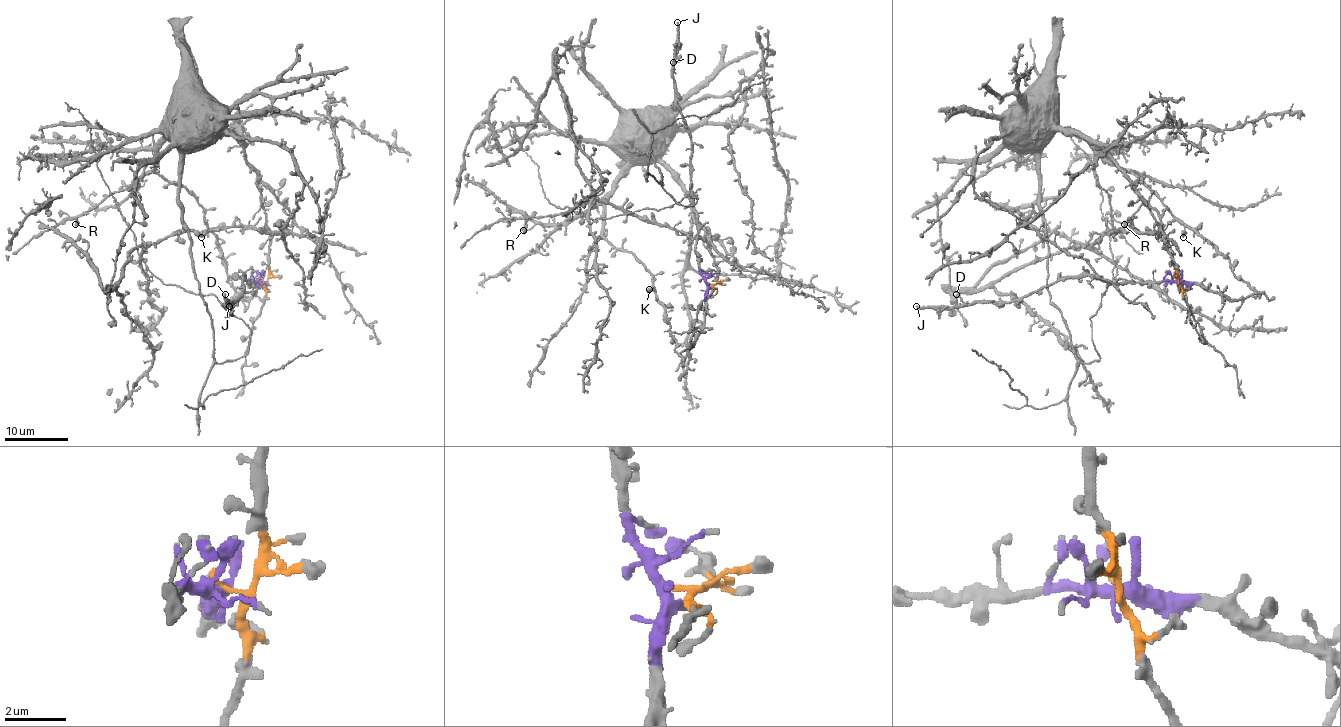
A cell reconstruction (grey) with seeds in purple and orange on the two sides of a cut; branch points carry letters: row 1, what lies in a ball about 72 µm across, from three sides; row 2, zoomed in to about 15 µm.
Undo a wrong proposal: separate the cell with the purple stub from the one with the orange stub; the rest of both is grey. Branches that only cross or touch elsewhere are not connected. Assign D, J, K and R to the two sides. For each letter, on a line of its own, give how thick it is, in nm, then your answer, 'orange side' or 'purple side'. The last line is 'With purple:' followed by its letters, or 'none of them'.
D: 320 nm thick; purple side
J: 280 nm thick; purple side
K: 550 nm thick; orange side
R: 360 nm thick; orange side
With purple: D, J

